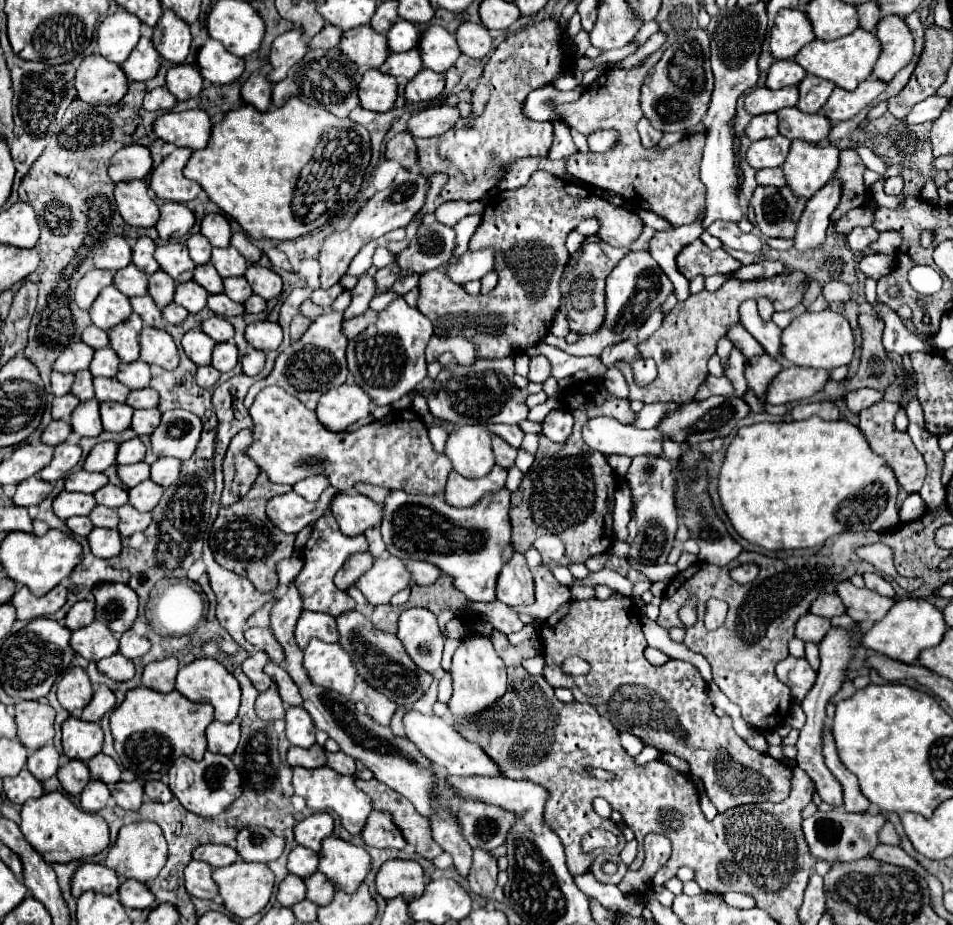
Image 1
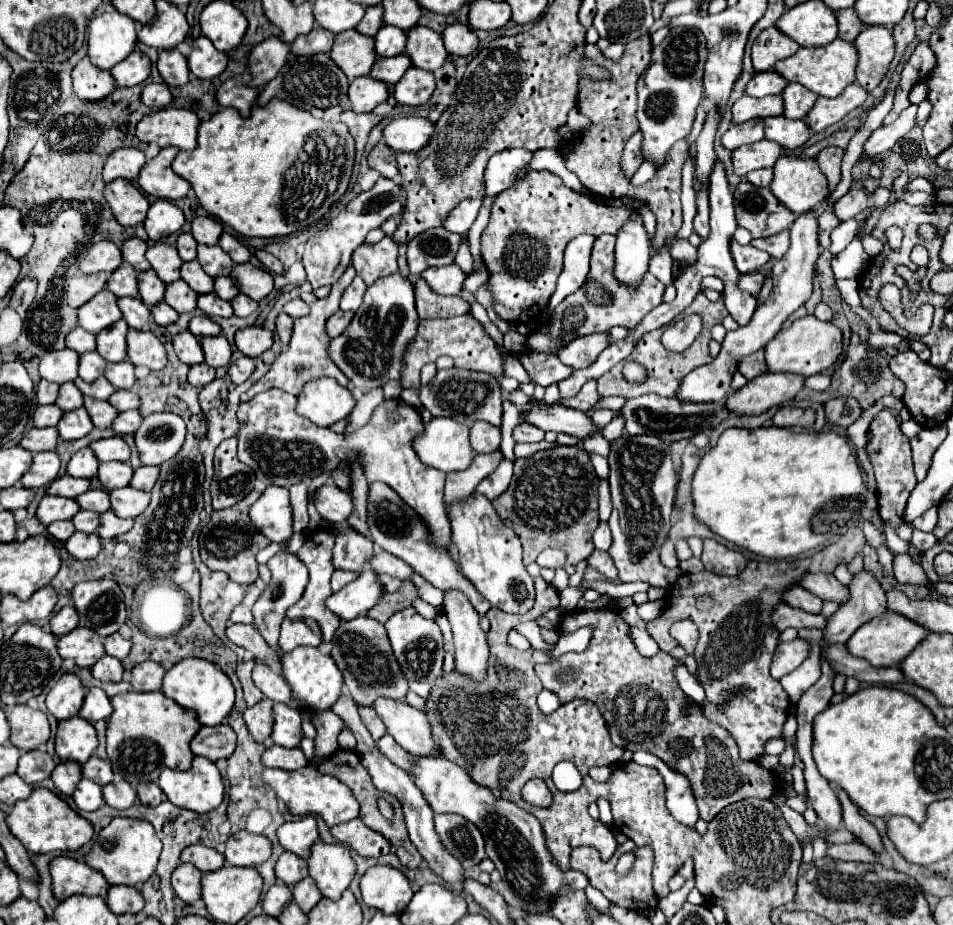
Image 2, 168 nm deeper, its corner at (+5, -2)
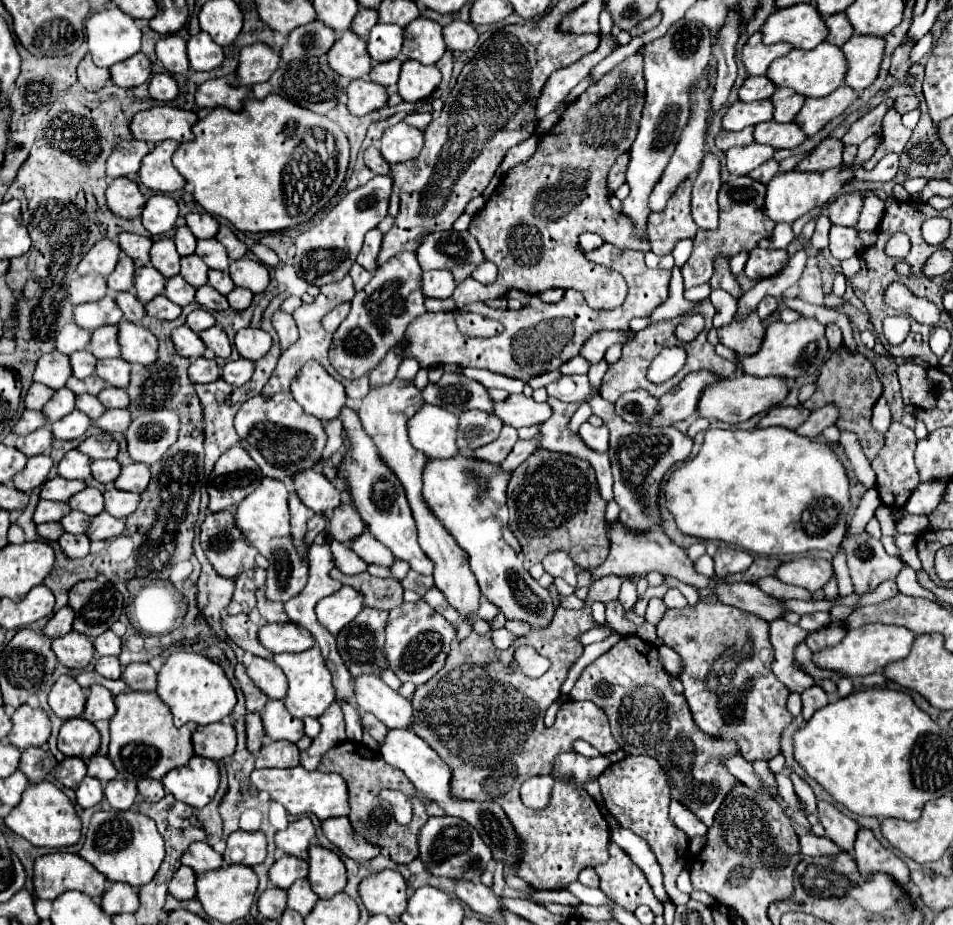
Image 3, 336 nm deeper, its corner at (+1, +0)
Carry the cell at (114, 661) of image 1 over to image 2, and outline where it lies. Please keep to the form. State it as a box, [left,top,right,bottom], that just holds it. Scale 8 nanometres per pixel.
[92,655,124,683]

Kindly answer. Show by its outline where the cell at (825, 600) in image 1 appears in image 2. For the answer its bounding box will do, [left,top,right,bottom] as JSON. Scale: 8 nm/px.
[782,585,822,613]

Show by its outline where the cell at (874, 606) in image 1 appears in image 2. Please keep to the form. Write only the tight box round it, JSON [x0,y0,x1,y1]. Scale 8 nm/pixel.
[798,571,848,603]

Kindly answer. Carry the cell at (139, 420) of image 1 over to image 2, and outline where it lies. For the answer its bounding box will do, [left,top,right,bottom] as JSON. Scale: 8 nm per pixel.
[112,411,142,435]

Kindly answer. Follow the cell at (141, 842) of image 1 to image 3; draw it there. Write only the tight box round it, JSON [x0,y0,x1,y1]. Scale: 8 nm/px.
[80,809,164,887]

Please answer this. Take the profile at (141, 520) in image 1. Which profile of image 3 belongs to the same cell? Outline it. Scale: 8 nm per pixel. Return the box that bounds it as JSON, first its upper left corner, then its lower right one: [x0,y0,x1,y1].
[86,511,126,541]

